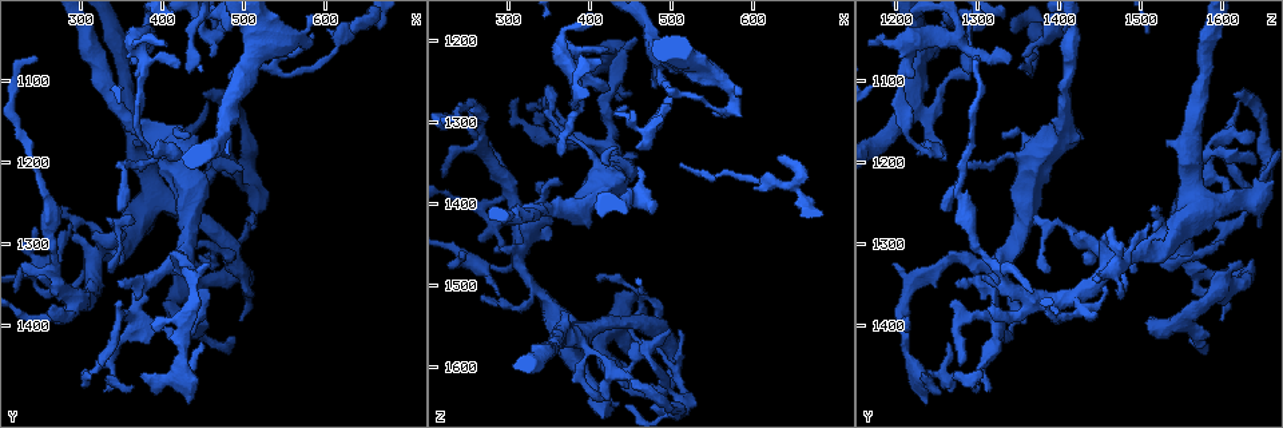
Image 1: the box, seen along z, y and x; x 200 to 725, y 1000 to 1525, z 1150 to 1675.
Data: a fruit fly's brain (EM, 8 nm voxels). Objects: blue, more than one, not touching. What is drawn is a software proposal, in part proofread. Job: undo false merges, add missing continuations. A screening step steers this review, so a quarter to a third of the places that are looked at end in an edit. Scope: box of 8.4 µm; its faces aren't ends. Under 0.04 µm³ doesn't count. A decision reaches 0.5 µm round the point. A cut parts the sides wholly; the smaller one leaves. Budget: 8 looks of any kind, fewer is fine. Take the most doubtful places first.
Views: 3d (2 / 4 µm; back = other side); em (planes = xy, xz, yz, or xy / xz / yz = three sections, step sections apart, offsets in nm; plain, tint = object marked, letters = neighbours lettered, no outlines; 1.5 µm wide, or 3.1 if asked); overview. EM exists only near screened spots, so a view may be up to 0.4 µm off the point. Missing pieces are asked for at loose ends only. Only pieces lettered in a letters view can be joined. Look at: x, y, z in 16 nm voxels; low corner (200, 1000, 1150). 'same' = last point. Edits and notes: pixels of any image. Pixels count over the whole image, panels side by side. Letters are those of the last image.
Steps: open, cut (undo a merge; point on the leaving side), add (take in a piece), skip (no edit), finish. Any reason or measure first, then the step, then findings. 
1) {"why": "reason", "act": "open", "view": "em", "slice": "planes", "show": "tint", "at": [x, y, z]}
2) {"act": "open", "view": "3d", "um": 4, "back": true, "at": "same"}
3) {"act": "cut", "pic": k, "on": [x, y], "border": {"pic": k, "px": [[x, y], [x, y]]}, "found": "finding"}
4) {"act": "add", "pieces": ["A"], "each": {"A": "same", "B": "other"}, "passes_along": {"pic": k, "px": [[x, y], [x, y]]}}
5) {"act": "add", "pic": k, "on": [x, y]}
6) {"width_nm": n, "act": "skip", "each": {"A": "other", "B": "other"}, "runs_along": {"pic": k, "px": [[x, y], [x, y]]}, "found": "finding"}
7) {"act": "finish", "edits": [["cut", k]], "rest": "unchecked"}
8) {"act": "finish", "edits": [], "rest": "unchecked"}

{"why": "tapers out", "act": "open", "view": "em", "slice": "yz", "step": 8, "show": "letters", "at": [430, 1160, 1335]}

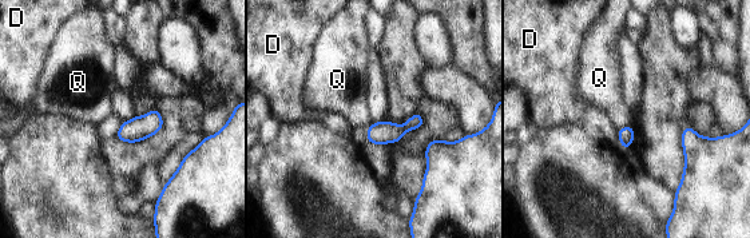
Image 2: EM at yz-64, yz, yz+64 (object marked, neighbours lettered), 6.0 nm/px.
{"act": "skip", "each": {"D": "other", "Q": "other"}, "border": {"pic": 2, "px": [[629, 125], [618, 130]]}, "found": "no lettered piece goes on from it"}

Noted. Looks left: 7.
{"why": "branch stops here", "act": "open", "view": "em", "slice": "planes", "show": "letters", "at": [360, 1080, 1335]}

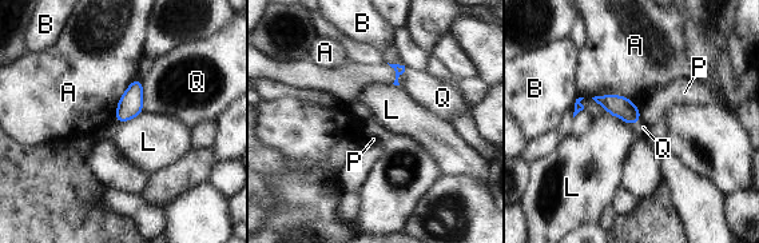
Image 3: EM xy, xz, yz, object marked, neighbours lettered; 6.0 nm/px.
{"act": "skip", "each": {"A": "other", "B": "other", "L": "other", "P": "other", "Q": "other"}, "border": {"pic": 3, "px": [[610, 115], [636, 124]]}, "found": "no lettered piece goes on from it"}

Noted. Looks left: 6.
{"why": "branch stops here", "act": "open", "view": "em", "slice": "planes", "show": "letters", "at": [455, 1385, 1510]}

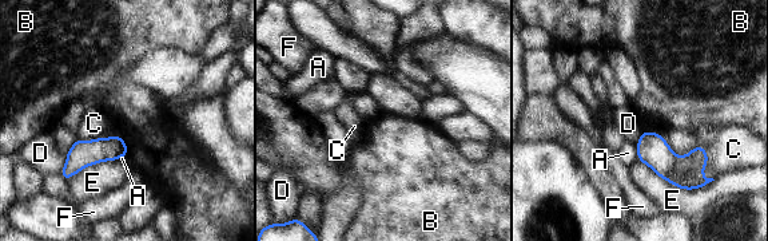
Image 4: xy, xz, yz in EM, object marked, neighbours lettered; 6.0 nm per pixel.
{"act": "skip", "each": {"A": "other", "B": "other", "C": "other", "D": "other", "E": "other", "F": "other"}, "border": {"pic": 4, "px": [[122, 137], [130, 155]]}, "found": "none of them fits"}

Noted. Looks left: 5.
{"act": "finish", "edits": [], "rest": "unchecked"}

